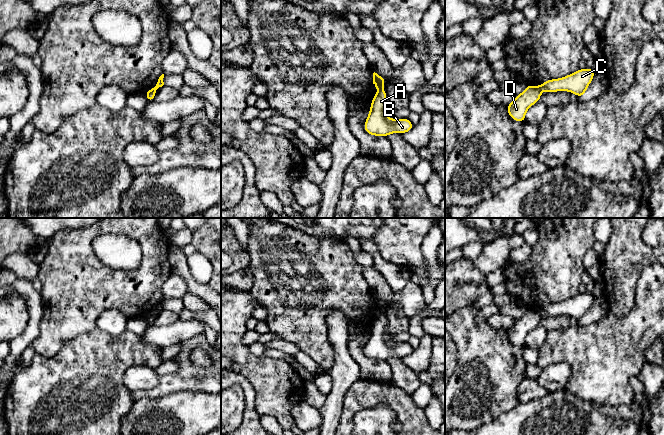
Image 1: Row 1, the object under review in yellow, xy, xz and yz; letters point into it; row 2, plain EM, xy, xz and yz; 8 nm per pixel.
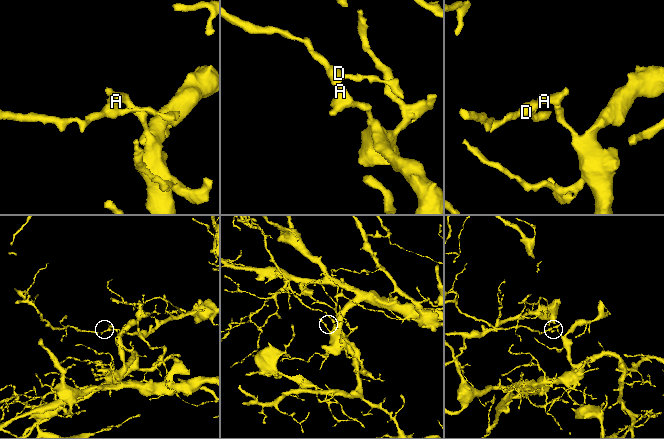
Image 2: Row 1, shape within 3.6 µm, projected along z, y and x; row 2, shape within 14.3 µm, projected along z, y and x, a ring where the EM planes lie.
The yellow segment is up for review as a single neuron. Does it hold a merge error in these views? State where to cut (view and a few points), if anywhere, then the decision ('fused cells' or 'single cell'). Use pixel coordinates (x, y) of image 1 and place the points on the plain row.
xz (382, 312), (378, 314) | fused cells

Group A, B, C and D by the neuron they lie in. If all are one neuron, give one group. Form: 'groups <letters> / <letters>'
groups A B C / D

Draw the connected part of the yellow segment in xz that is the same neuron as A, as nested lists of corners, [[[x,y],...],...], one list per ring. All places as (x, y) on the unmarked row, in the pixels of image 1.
[[[379,313],[371,325],[364,355],[370,359],[387,361],[391,357],[404,358],[414,352],[408,342],[391,343],[386,338],[387,318]]]

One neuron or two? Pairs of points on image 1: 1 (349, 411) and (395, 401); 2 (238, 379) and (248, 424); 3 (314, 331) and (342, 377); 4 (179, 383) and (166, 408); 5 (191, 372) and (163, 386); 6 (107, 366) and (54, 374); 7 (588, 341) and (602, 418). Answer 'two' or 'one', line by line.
1: one
2: one
3: two
4: two
5: two
6: one
7: two

